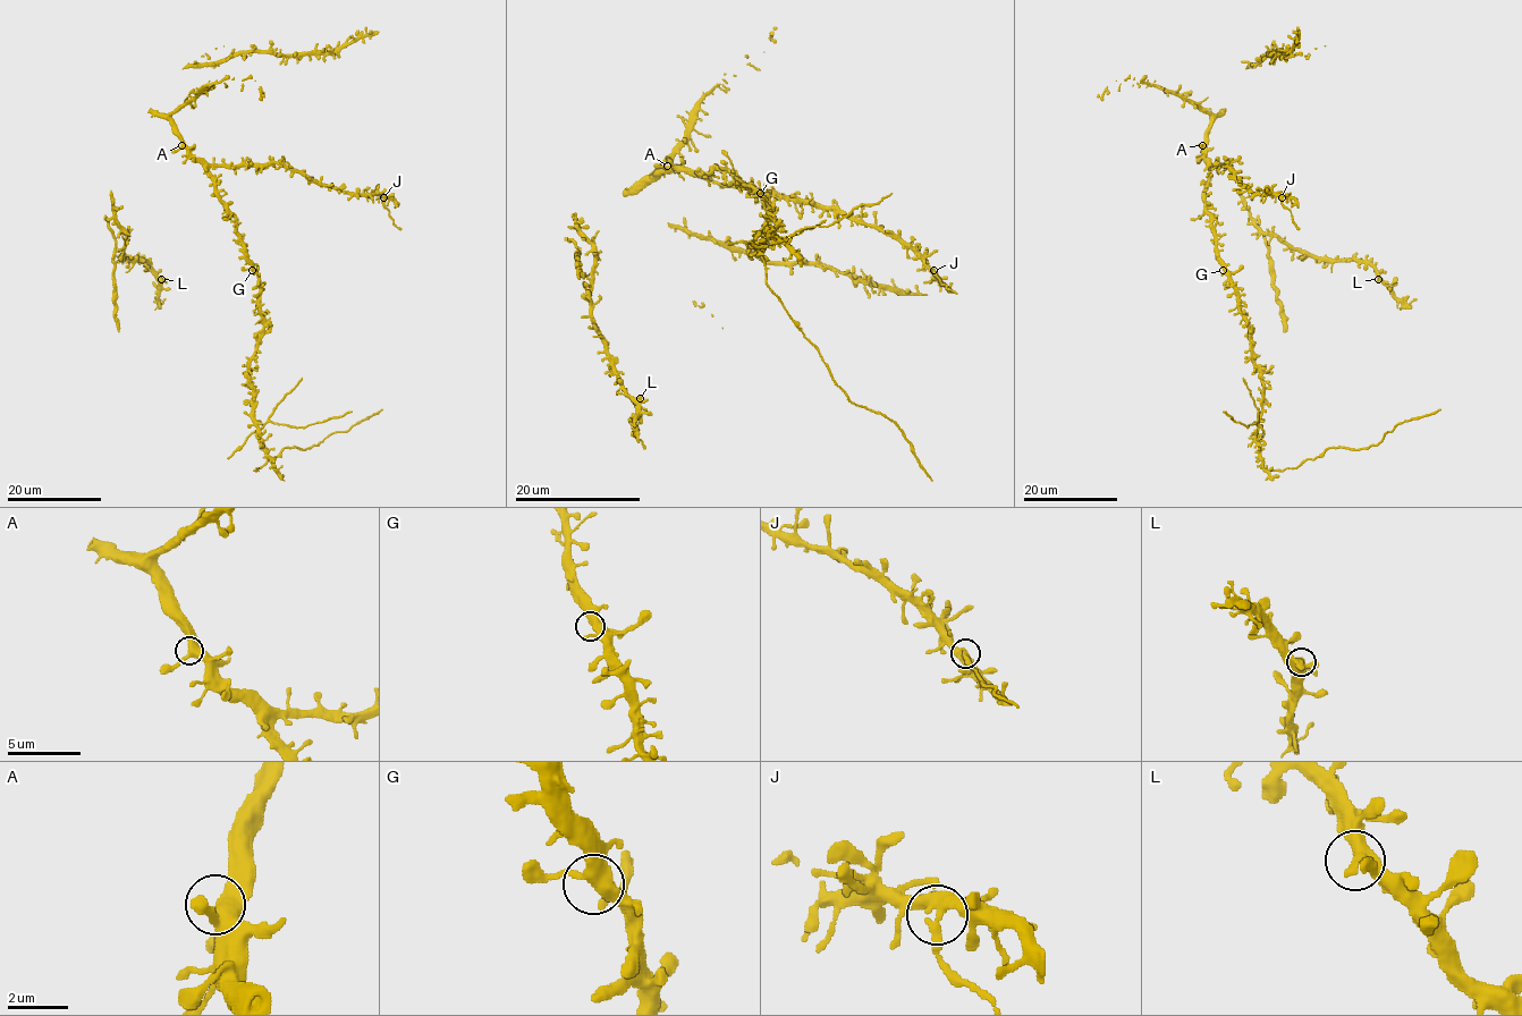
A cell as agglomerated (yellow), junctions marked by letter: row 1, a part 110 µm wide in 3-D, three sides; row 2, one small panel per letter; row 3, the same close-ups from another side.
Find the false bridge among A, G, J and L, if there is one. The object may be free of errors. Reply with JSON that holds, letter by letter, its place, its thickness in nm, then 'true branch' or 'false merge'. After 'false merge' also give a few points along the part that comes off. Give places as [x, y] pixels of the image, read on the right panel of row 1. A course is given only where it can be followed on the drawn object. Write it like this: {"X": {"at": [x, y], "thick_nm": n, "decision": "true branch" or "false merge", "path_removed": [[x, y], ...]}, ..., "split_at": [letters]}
{"A": {"at": [1202, 145], "thick_nm": 400, "decision": "true branch"}, "G": {"at": [1223, 270], "thick_nm": 420, "decision": "true branch"}, "J": {"at": [1282, 197], "thick_nm": 400, "decision": "false merge", "path_removed": [[1280, 197], [1299, 229]]}, "L": {"at": [1378, 279], "thick_nm": 360, "decision": "true branch"}, "split_at": ["J"]}

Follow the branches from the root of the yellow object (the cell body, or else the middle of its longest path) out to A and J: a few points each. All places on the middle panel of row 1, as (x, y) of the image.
A: (762, 196), (729, 171), (694, 174), (667, 166)
J: (762, 196), (729, 171), (713, 170), (702, 176), (724, 184), (768, 188), (831, 208), (904, 240), (933, 270)

